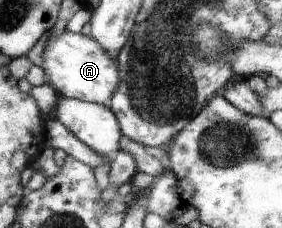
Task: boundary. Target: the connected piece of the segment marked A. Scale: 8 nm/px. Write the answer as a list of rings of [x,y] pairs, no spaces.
[[[65,30],[60,36],[53,38],[48,46],[44,43],[34,59],[42,66],[50,85],[60,96],[108,107],[122,81],[116,55],[108,53],[92,36],[81,32],[75,34]]]

